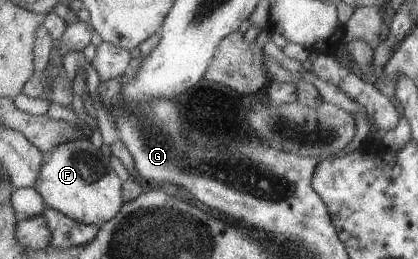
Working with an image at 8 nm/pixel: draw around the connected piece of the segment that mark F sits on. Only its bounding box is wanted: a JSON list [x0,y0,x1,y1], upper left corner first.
[34,137,124,228]

